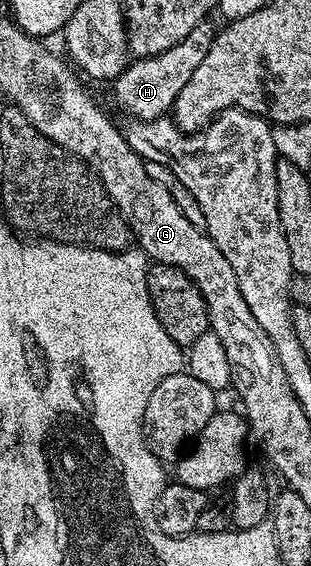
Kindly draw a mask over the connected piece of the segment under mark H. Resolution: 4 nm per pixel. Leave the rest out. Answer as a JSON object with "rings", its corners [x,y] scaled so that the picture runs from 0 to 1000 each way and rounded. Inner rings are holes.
{"rings":[[[672,35],[646,37],[566,83],[540,83],[540,90],[514,90],[489,101],[453,101],[421,106],[405,124],[370,136],[360,145],[367,178],[392,193],[408,193],[431,210],[492,210],[537,205],[556,194],[559,177],[592,161],[605,140],[643,118],[656,97],[669,97],[669,83],[682,83],[691,46],[675,46]]]}

